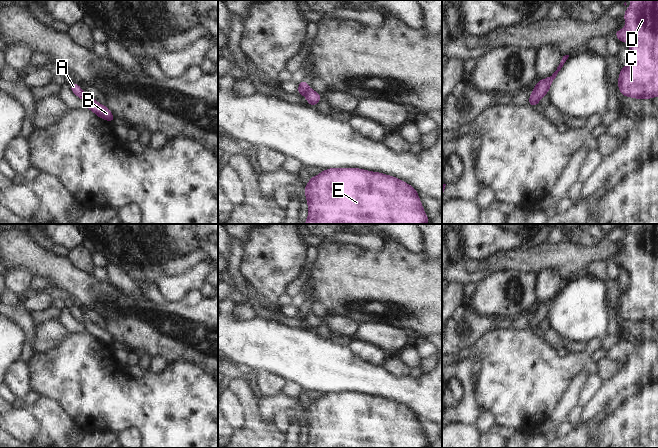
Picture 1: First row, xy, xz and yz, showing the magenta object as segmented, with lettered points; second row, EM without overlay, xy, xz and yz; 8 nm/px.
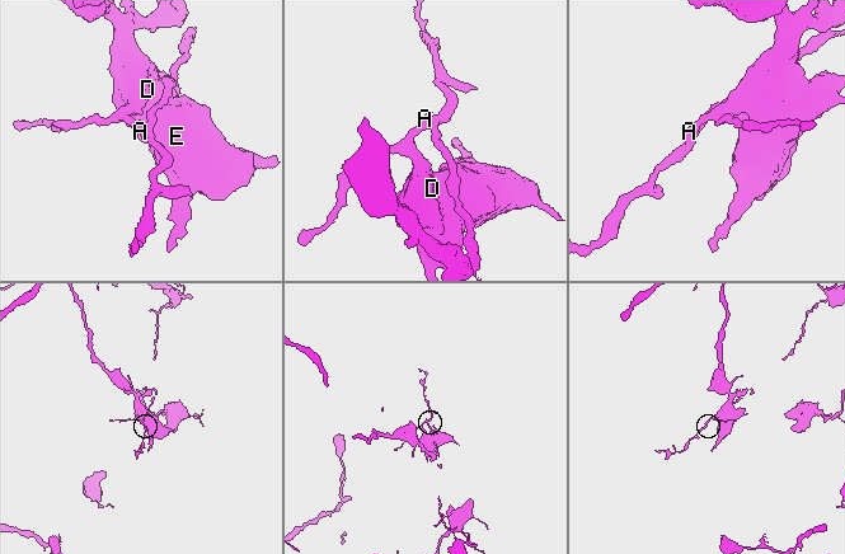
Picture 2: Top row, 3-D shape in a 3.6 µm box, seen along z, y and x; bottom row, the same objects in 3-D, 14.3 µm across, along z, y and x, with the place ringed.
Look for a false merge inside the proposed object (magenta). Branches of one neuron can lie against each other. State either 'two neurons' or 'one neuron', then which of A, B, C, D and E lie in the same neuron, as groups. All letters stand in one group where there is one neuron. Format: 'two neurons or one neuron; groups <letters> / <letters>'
two neurons; groups A C D E / B

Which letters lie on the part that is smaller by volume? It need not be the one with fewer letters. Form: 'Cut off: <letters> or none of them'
Cut off: B

